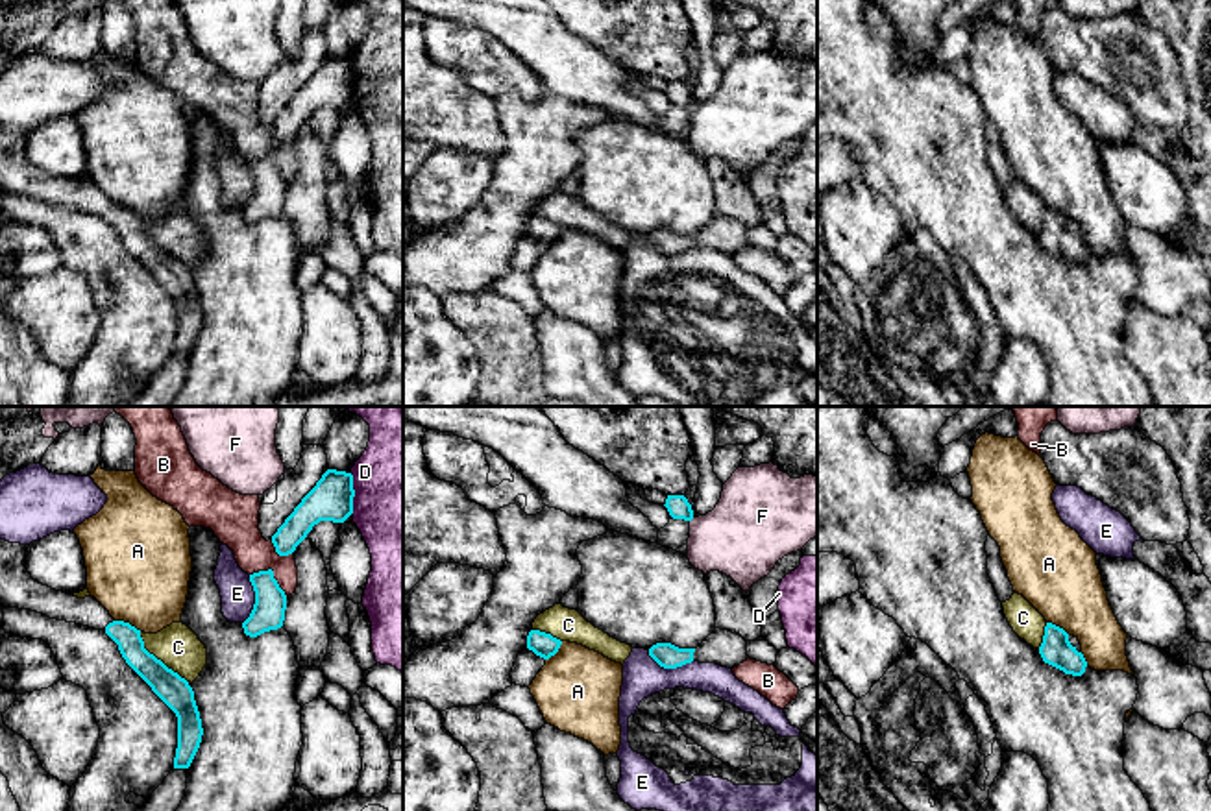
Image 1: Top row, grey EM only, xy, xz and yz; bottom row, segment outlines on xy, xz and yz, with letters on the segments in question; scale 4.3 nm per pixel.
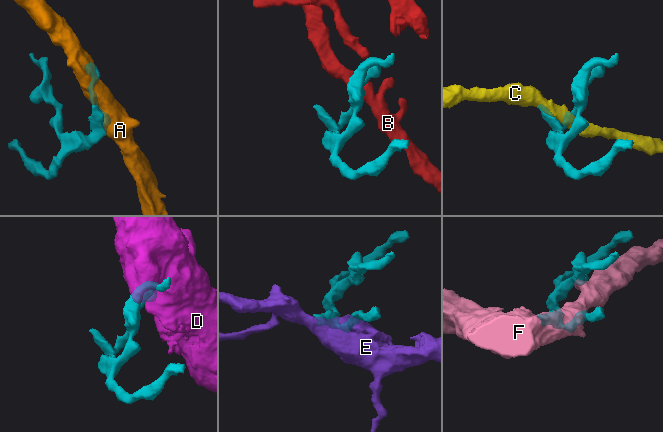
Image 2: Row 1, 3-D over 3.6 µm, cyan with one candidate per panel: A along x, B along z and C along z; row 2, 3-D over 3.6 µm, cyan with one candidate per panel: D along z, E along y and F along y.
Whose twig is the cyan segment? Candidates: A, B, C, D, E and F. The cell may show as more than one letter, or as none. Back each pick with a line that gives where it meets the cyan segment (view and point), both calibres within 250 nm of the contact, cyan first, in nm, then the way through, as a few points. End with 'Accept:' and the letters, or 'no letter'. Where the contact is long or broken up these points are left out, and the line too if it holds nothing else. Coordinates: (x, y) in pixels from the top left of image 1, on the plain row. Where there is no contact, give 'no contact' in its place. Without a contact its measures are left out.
Accept: no letter

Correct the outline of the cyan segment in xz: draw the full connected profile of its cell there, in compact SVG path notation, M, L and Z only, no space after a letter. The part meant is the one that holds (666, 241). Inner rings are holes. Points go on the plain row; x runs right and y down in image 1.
M656 229L649 235L649 242L664 255L677 255L693 248L695 235L679 235L671 229Z

